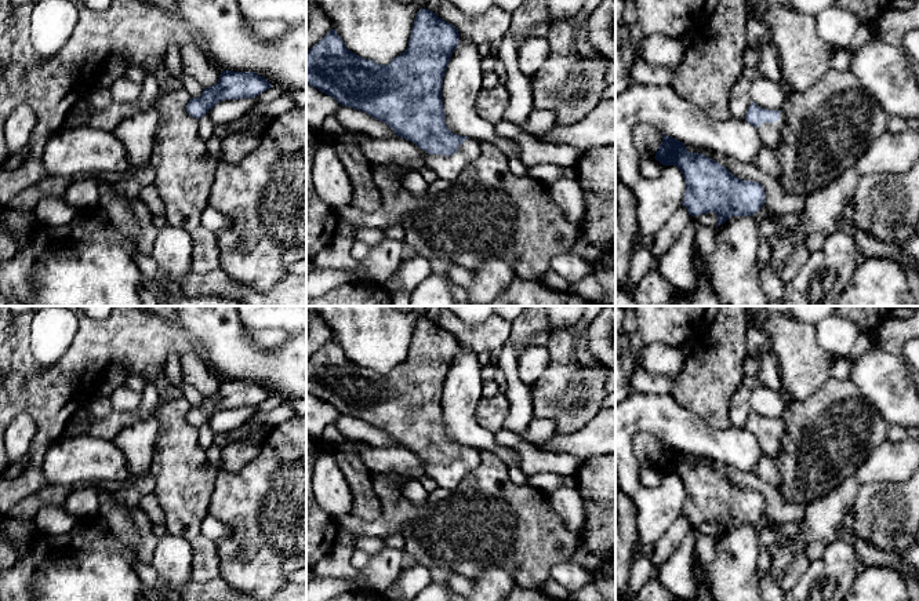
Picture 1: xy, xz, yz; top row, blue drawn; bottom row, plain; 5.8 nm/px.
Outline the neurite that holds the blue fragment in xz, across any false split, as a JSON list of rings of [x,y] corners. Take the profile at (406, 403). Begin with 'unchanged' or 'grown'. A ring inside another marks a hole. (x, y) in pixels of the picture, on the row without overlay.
grown | [[[422,317],[417,321],[407,358],[393,367],[389,374],[379,374],[349,360],[344,349],[331,338],[317,353],[306,360],[306,393],[333,405],[339,414],[362,419],[371,426],[386,431],[396,445],[415,452],[428,462],[426,476],[432,477],[437,487],[453,489],[462,478],[480,463],[482,449],[453,442],[446,434],[443,419],[442,394],[453,360],[460,353],[457,336],[436,321]]]

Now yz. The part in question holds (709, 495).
unchanged | [[[664,442],[655,469],[682,480],[686,491],[682,514],[691,525],[713,520],[720,535],[731,525],[753,524],[764,513],[760,492],[735,487],[715,469],[689,460],[676,447]]]

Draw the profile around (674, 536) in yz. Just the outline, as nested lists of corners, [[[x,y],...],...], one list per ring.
[[[680,514],[653,549],[651,562],[654,569],[660,568],[682,544],[690,528],[691,524],[687,517]]]

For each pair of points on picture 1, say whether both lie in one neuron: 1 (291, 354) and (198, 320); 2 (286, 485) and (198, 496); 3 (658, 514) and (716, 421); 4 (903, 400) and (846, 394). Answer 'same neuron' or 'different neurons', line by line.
1: same neuron
2: different neurons
3: different neurons
4: different neurons

